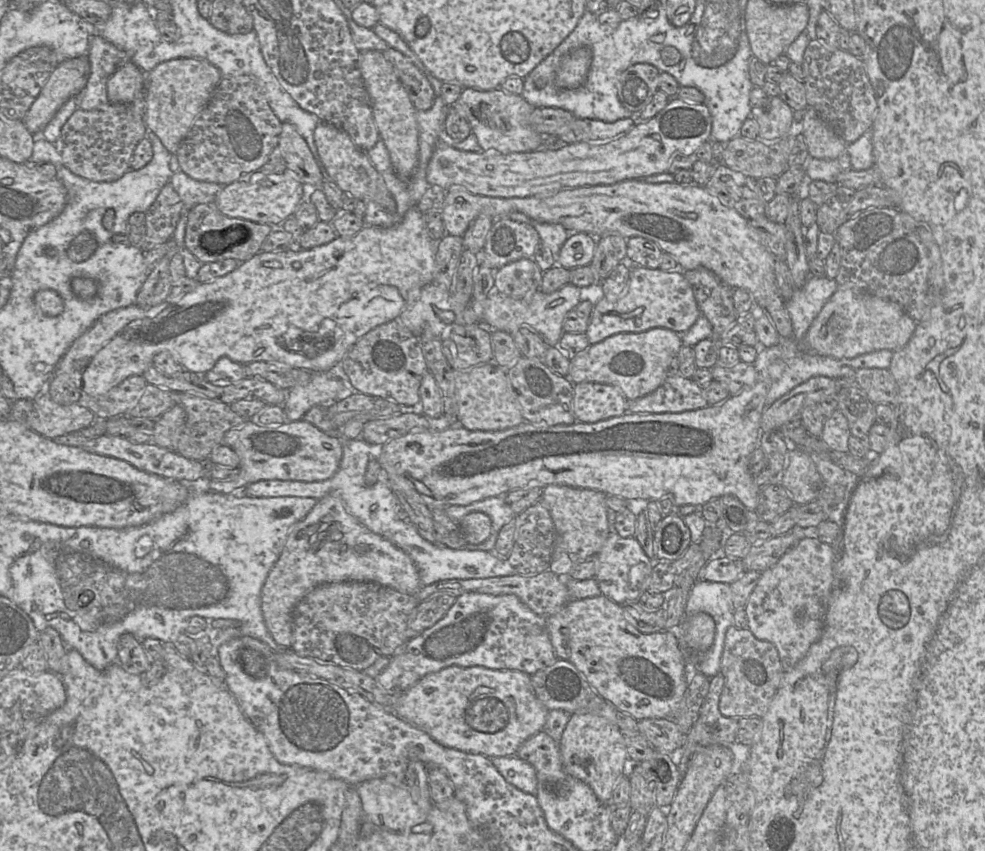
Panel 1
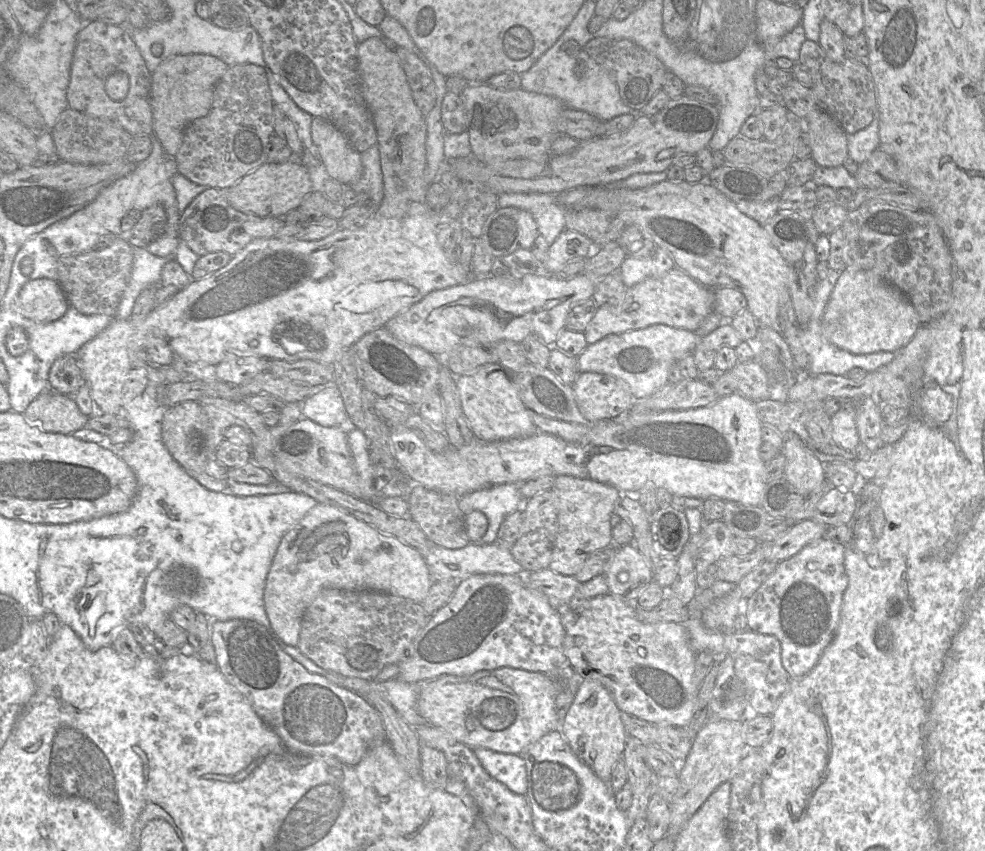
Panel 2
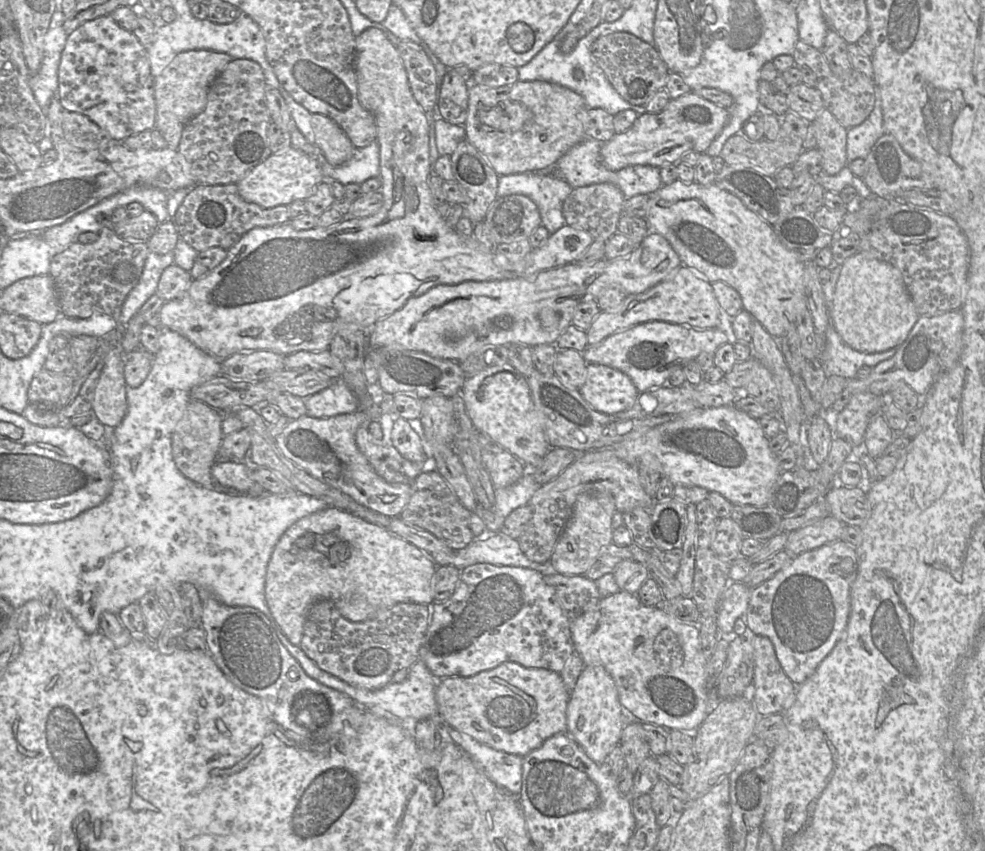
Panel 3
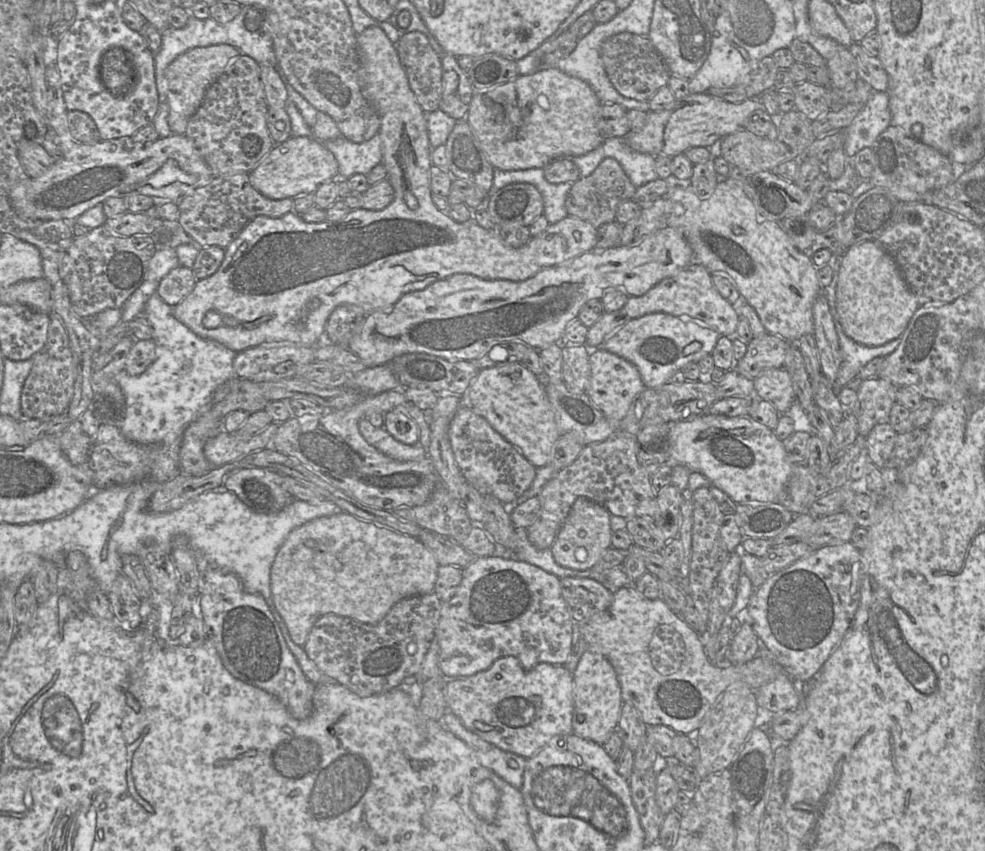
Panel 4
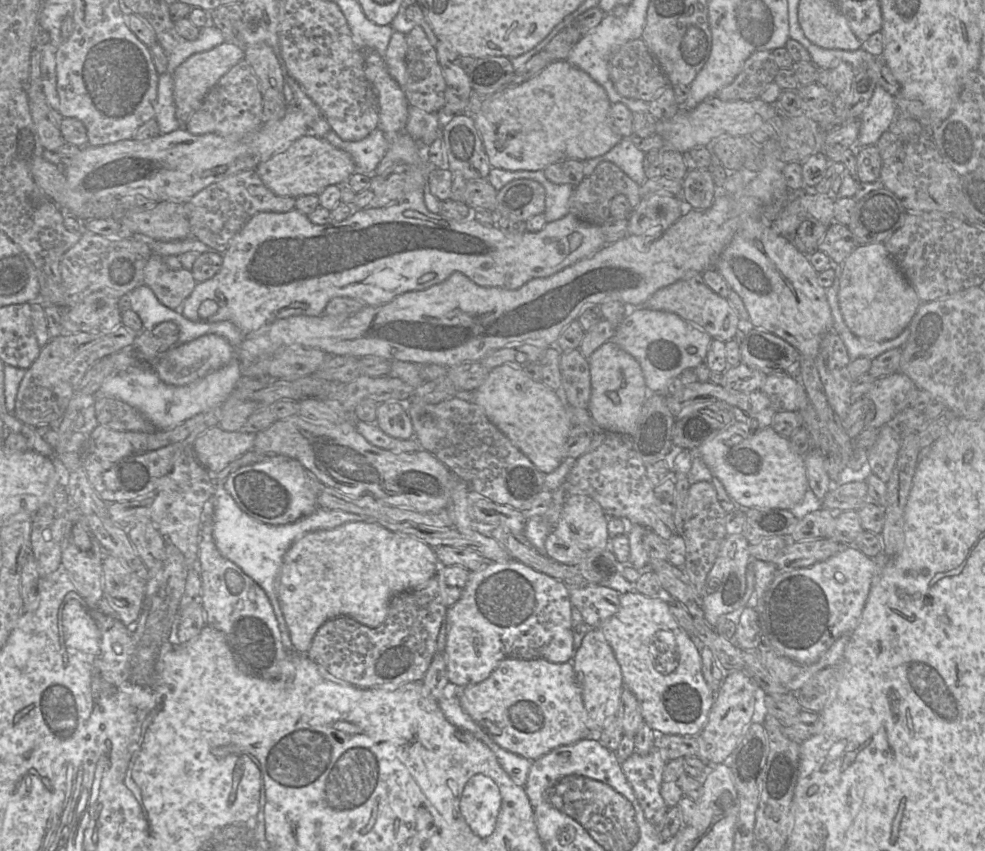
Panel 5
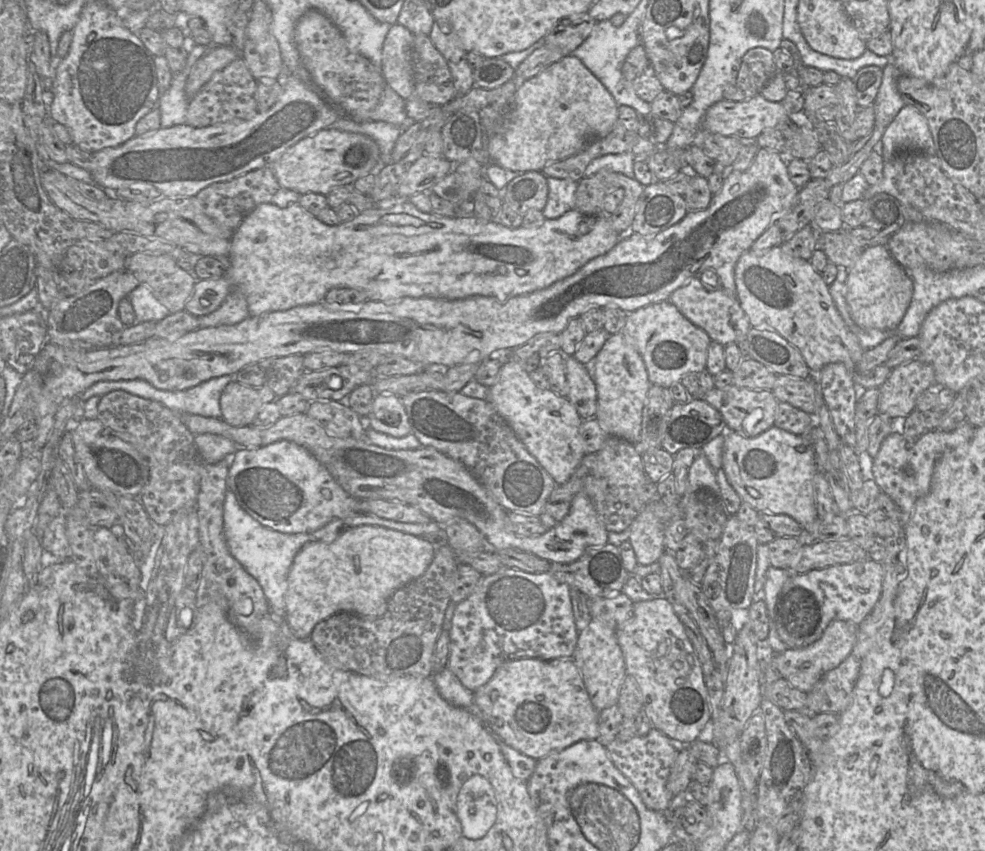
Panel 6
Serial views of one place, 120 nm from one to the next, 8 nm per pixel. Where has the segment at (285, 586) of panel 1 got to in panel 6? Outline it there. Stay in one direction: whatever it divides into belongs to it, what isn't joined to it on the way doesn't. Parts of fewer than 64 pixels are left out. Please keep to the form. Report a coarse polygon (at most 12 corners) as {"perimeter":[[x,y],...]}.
{"perimeter":[[374,525],[305,544],[285,618],[381,617],[436,544]]}

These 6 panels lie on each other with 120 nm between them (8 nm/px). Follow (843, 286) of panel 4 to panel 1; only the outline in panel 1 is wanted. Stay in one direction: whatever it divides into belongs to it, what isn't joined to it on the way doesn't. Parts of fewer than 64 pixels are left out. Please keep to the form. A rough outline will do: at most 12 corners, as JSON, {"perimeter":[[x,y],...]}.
{"perimeter":[[838,287],[804,346],[837,359],[897,351],[917,322],[896,302]]}

